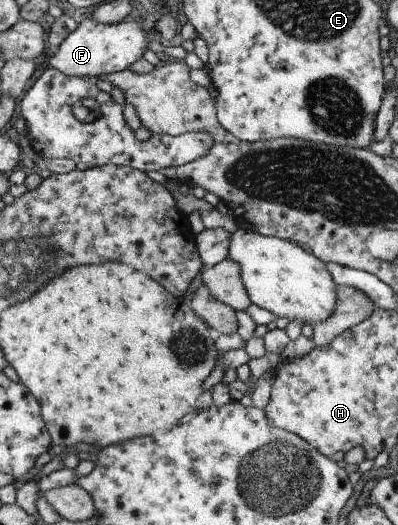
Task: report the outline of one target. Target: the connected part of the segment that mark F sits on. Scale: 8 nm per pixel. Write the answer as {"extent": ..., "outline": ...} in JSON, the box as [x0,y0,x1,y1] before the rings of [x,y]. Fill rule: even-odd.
{"extent":[46,19,156,81],"outline":[[[84,19],[73,32],[67,35],[67,38],[63,39],[57,50],[54,50],[53,53],[48,53],[46,66],[47,68],[59,70],[65,76],[81,77],[94,81],[97,76],[128,69],[133,62],[141,60],[143,52],[147,50],[147,42],[151,34],[153,38],[156,38],[152,30],[143,30],[140,24],[134,20],[121,20],[117,24],[101,24],[101,22],[95,22],[95,20]]]}

